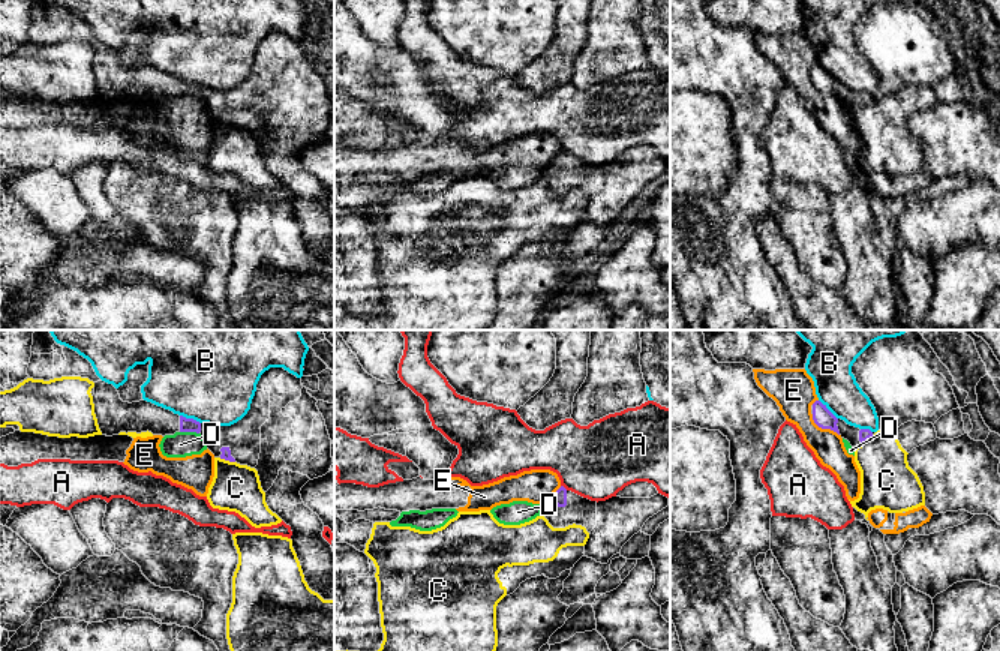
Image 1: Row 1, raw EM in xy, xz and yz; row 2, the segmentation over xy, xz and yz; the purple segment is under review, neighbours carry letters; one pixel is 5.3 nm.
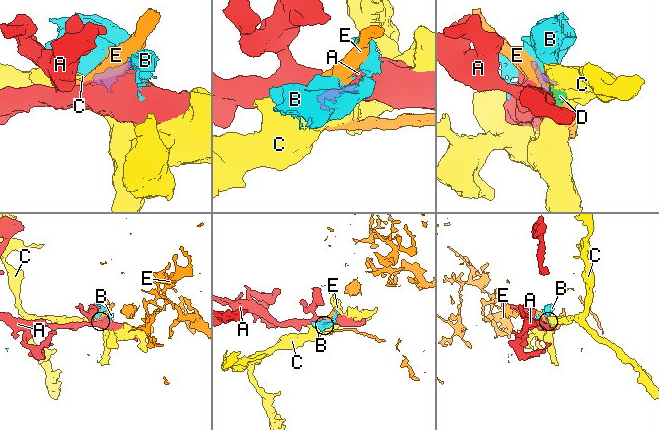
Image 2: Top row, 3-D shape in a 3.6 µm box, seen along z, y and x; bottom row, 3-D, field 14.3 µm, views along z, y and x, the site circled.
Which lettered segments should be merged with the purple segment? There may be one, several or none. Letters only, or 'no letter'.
no letter

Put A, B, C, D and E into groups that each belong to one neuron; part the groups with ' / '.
A / B / C / D E

